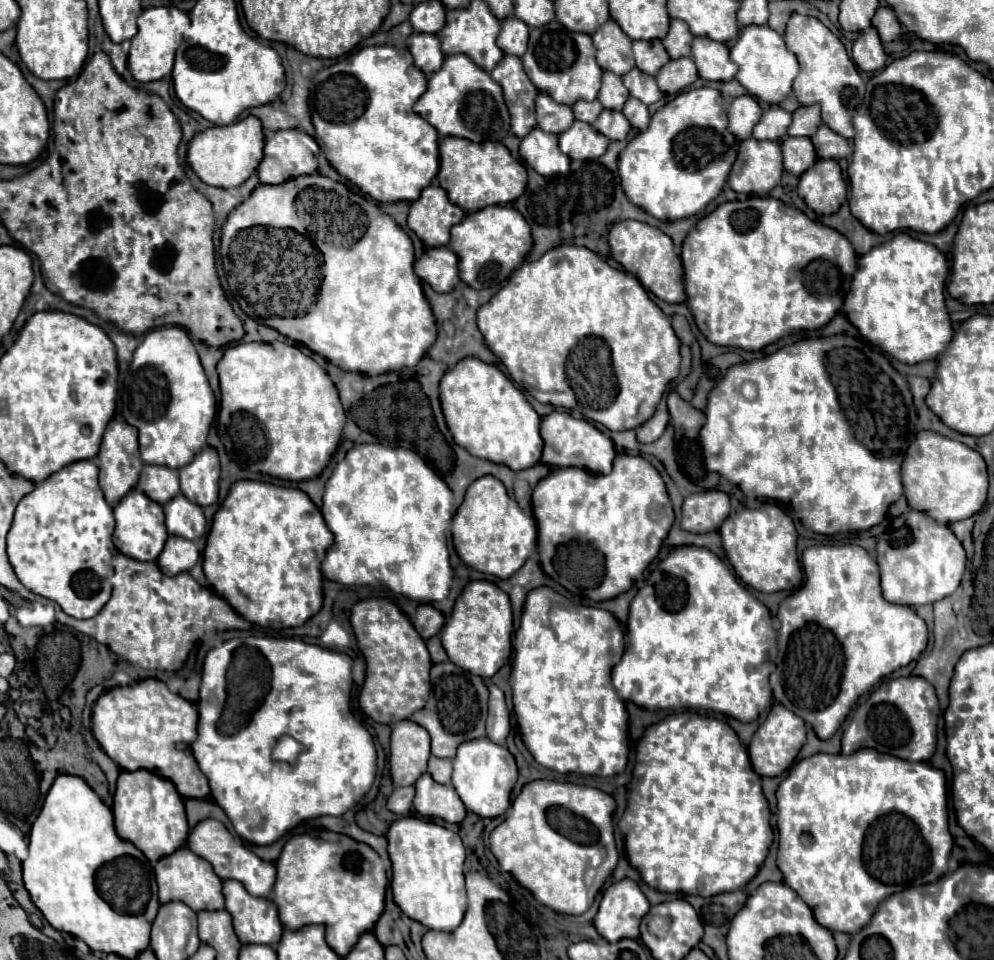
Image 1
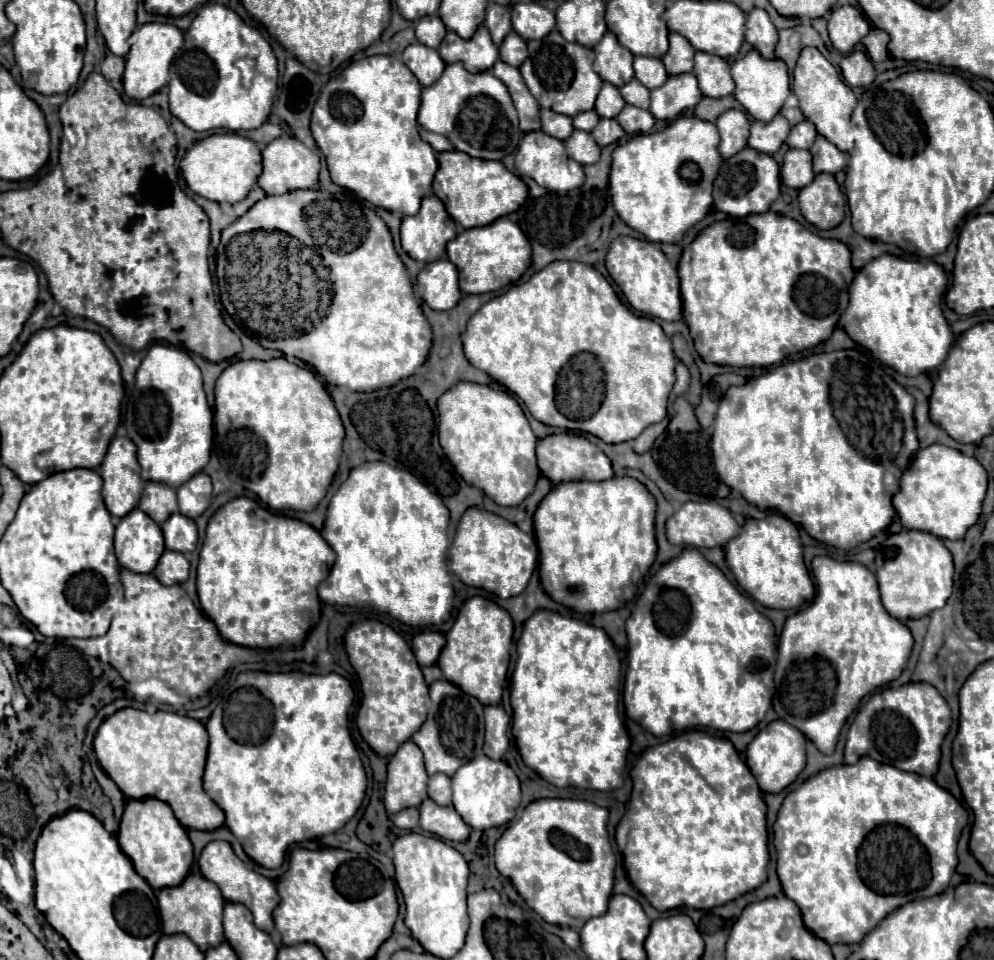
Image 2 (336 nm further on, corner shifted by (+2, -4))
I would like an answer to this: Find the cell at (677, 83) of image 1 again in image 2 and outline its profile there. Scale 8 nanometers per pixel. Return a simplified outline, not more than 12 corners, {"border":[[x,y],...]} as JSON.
{"border":[[694,73],[652,89],[650,113],[676,119],[700,99]]}

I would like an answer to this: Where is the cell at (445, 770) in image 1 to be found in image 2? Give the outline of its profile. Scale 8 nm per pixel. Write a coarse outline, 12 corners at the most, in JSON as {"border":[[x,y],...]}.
{"border":[[436,773],[428,781],[428,797],[438,805],[452,803],[450,777]]}

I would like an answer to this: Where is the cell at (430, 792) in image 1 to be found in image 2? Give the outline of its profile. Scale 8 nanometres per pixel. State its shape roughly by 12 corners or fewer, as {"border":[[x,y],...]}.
{"border":[[422,801],[420,827],[448,841],[466,841],[470,827],[452,805]]}

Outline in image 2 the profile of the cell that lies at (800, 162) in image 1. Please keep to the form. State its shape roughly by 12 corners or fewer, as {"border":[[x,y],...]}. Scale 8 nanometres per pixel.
{"border":[[790,149],[780,177],[802,189],[814,179],[810,151]]}

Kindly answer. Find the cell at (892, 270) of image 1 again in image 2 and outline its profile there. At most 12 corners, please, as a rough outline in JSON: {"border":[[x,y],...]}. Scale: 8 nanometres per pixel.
{"border":[[880,255],[840,327],[902,375],[952,345],[938,263]]}

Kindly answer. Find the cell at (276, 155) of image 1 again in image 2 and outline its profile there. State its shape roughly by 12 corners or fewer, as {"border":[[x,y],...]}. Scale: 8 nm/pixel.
{"border":[[296,137],[262,151],[266,195],[316,189],[320,159]]}

